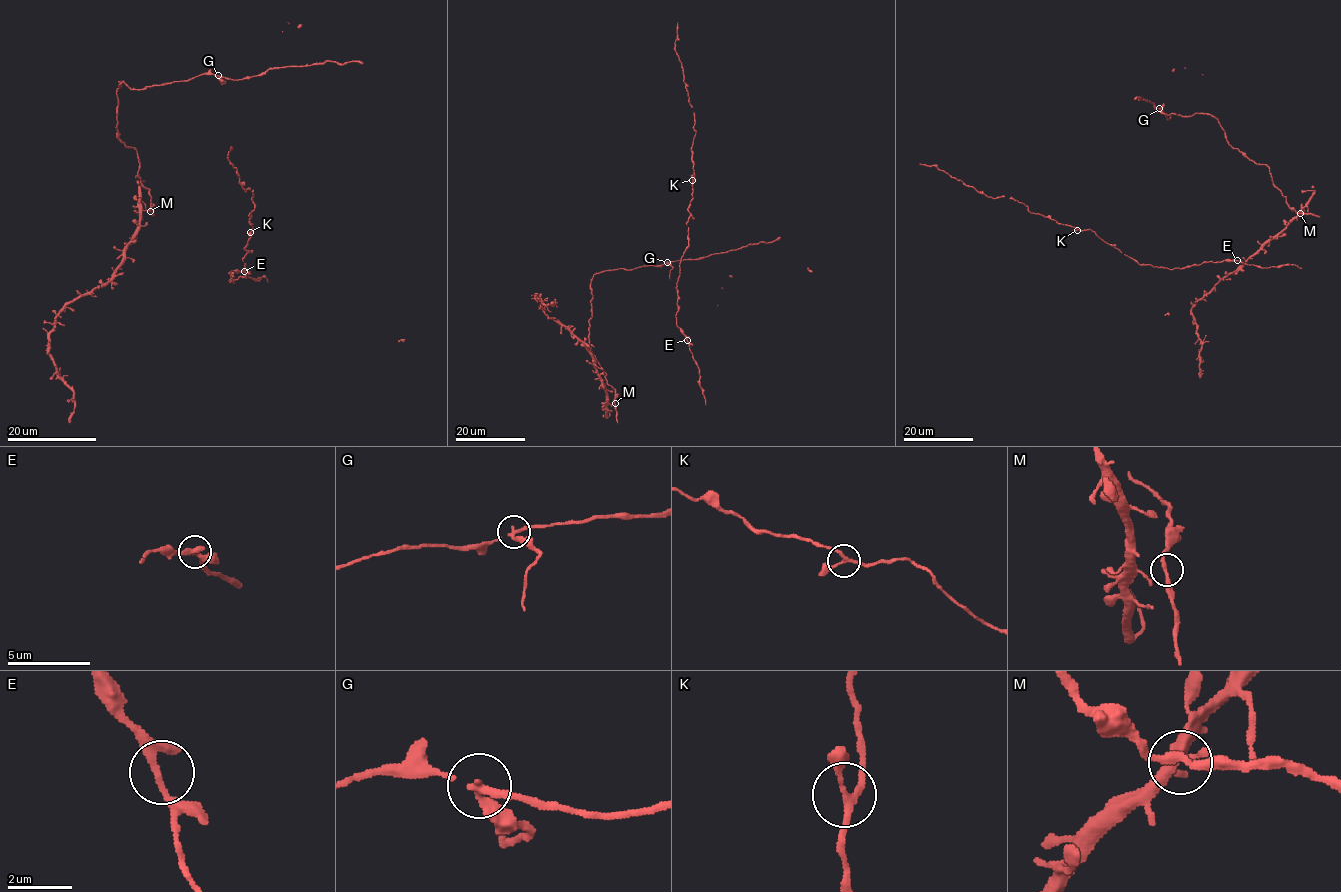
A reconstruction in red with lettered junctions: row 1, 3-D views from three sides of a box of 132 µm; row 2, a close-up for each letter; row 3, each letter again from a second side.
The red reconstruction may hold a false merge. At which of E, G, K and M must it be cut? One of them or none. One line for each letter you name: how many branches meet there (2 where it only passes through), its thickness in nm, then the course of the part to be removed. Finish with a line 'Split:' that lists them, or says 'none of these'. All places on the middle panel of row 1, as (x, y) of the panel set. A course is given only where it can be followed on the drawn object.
G: 3 | 180 nm | (667, 263), (672, 268), (669, 279)
Split: G

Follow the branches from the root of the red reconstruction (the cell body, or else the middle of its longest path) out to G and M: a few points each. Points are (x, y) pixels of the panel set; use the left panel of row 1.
G: (123, 258), (151, 197), (140, 182), (138, 153), (118, 135), (119, 81), (145, 89), (218, 76)
M: (123, 258), (140, 213), (150, 211)

